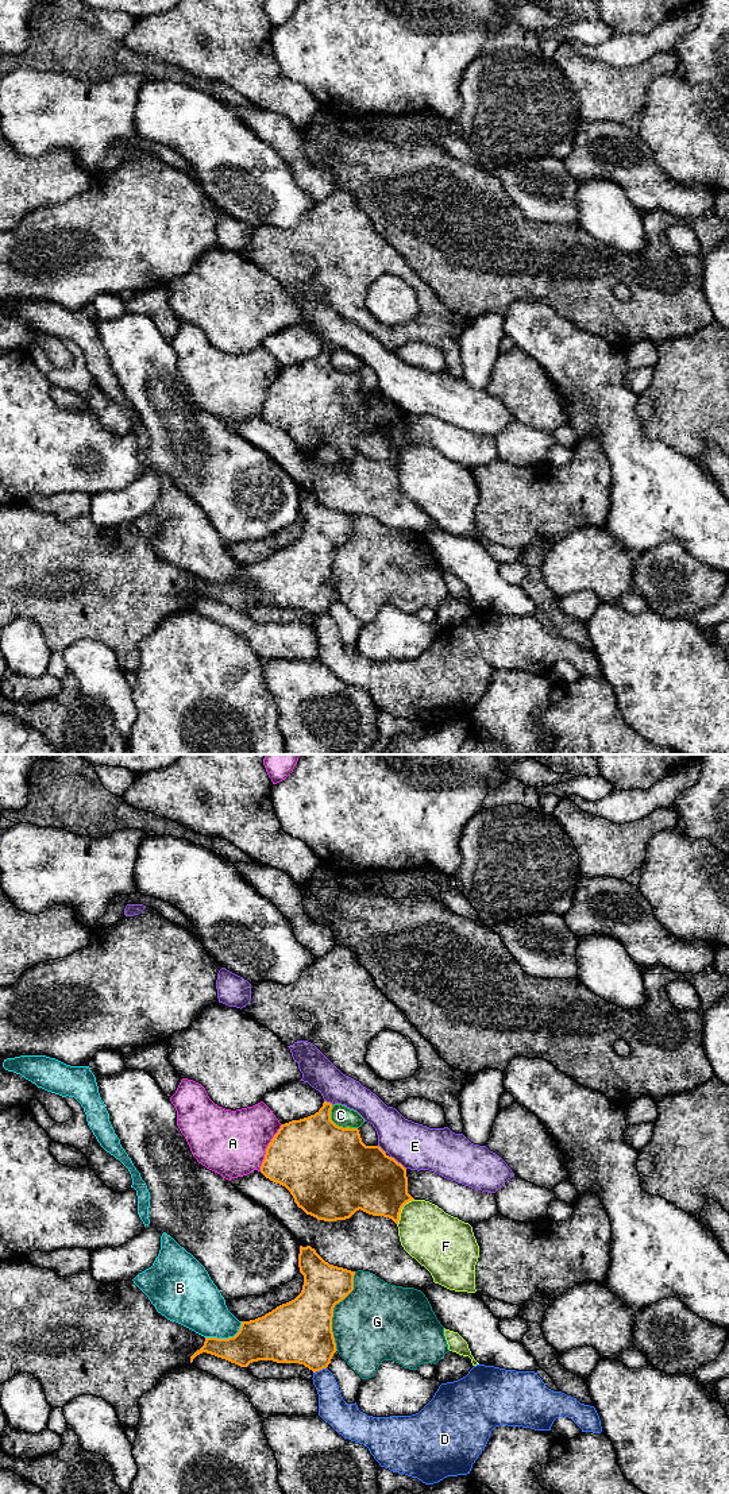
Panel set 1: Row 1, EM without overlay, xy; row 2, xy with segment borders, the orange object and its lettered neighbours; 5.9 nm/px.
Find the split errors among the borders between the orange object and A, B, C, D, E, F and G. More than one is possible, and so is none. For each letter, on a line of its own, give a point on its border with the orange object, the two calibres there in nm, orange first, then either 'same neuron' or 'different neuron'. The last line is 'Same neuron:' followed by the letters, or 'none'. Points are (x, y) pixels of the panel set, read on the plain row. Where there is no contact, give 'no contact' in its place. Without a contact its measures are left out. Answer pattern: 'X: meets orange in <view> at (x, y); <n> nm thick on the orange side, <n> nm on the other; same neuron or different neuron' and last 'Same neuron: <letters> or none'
A: meets orange in xy at (267, 392); 460 nm thick on the orange side, 400 nm on the other; different neuron
B: meets orange in xy at (226, 583); 260 nm thick on the orange side, 300 nm on the other; different neuron
C: meets orange in xy at (338, 370); 500 nm thick on the orange side, 120 nm on the other; different neuron
D: meets orange in xy at (319, 614); 360 nm thick on the orange side, 170 nm on the other; different neuron
E: meets orange in xy at (397, 406); 380 nm thick on the orange side, 280 nm on the other; different neuron
F: meets orange in xy at (400, 455); 360 nm thick on the orange side, 340 nm on the other; different neuron
G: meets orange in xy at (332, 555); 380 nm thick on the orange side, 460 nm on the other; different neuron
Same neuron: none

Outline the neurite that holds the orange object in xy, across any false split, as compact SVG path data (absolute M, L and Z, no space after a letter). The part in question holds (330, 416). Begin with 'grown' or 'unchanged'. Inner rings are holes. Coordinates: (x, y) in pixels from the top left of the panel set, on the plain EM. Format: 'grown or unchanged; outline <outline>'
unchanged; outline M324 345L315 359L282 368L266 393L261 417L285 431L297 451L317 464L346 464L360 453L398 468L402 451L414 444L408 437L406 413L379 390L366 390L358 372L336 370L331 354Z

